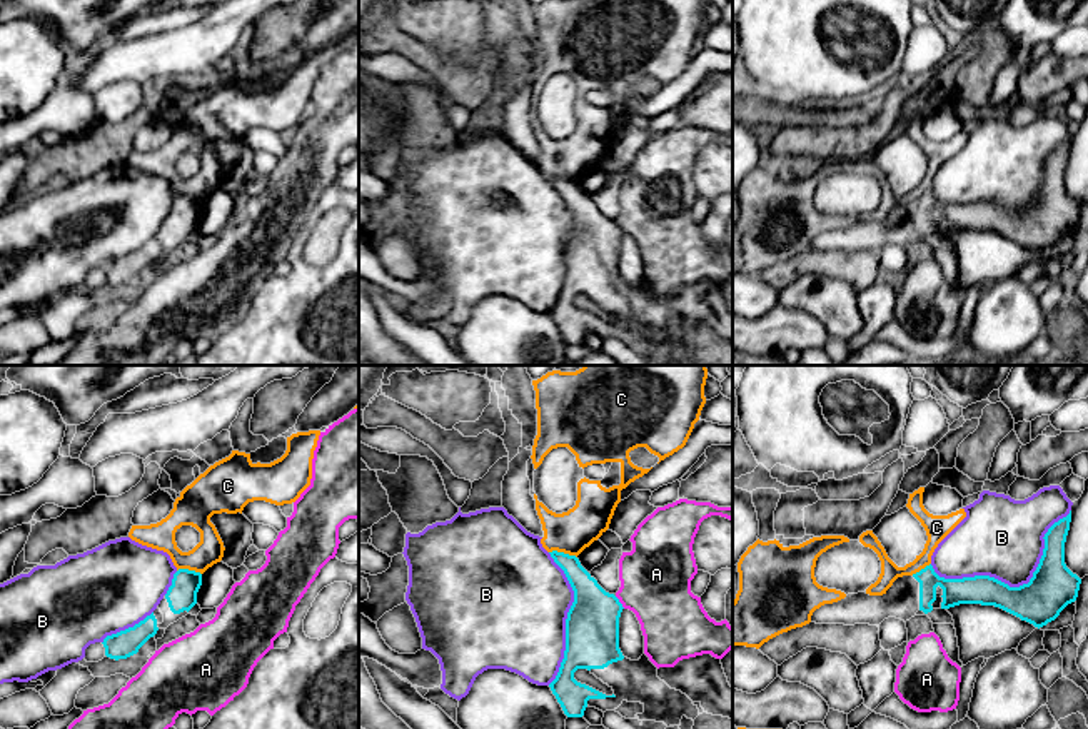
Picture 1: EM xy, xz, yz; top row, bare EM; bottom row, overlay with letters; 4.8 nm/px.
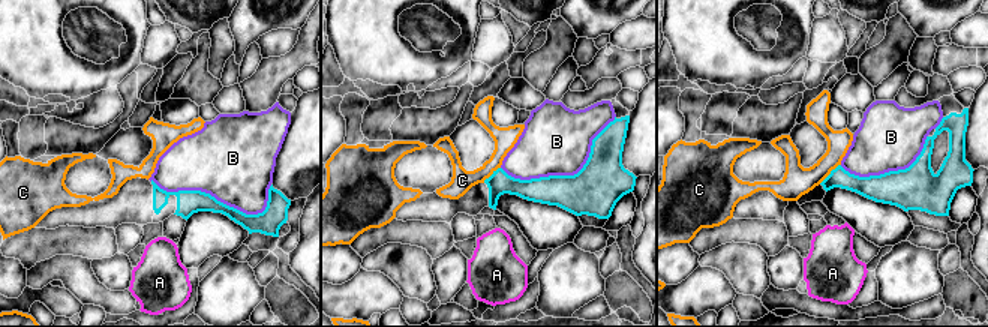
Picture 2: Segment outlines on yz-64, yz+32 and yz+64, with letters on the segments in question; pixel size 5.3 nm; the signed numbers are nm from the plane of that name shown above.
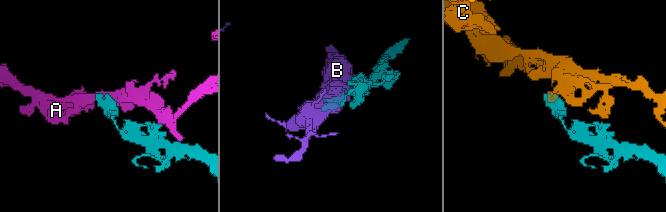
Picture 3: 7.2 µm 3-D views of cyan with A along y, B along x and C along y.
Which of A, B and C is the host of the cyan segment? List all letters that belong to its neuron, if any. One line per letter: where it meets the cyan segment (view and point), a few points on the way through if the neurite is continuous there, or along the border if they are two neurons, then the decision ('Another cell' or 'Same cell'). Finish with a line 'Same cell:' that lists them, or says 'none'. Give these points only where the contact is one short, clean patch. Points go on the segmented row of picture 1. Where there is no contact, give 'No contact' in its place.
A: Touches cyan at xz (619, 603). Boundary: xz (614, 596), (624, 608). Another cell
B: Touches cyan at yz (1015, 588). Another cell
C: Touches cyan at xz (563, 553). Boundary: xz (549, 551), (563, 551), (576, 558). Another cell
Same cell: none

